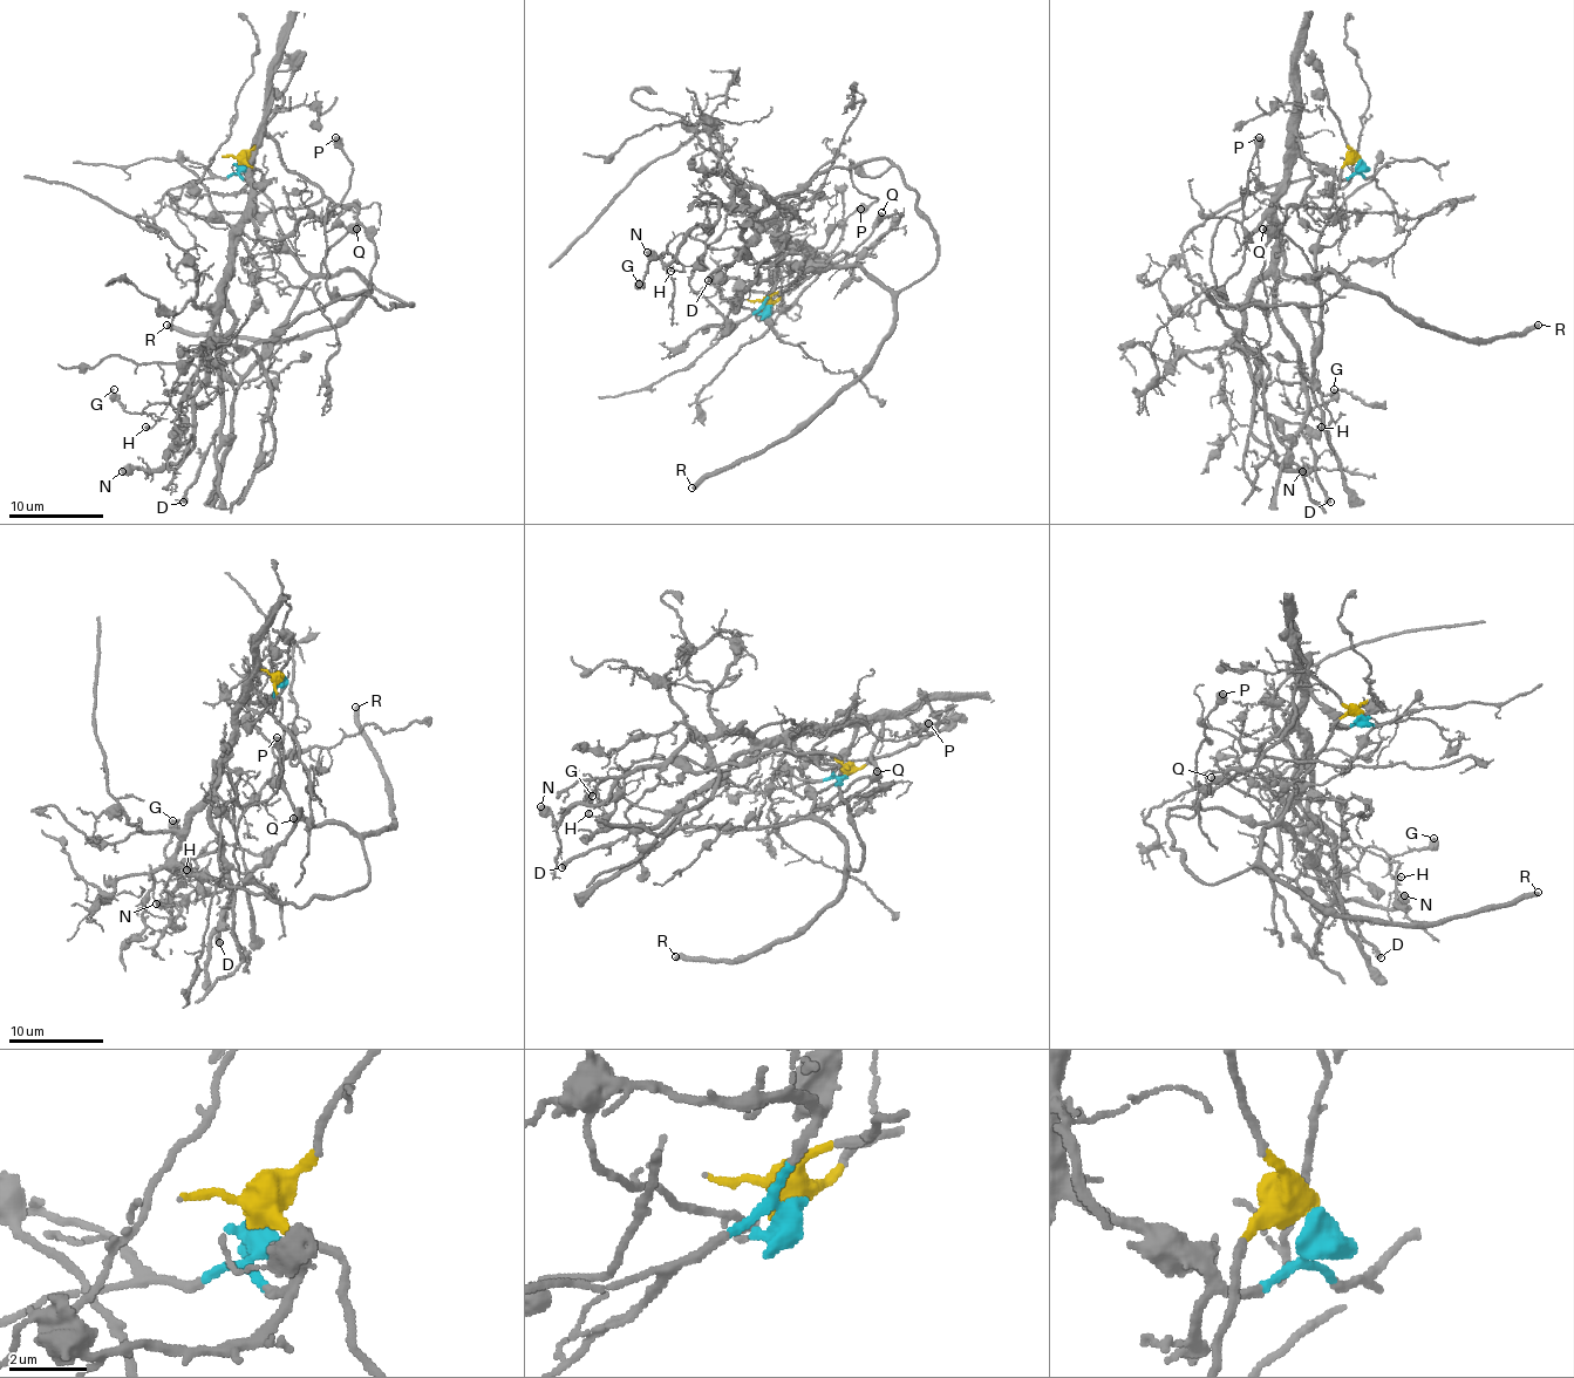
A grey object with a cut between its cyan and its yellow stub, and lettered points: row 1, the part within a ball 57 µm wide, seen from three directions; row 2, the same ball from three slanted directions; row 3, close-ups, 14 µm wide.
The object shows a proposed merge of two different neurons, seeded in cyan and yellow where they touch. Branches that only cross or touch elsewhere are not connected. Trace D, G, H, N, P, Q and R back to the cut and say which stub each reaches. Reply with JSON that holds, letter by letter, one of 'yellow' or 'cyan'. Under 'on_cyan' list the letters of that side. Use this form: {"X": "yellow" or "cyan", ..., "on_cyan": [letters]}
{"D": "cyan", "G": "cyan", "H": "cyan", "N": "cyan", "P": "yellow", "Q": "yellow", "R": "yellow", "on_cyan": ["D", "G", "H", "N"]}

